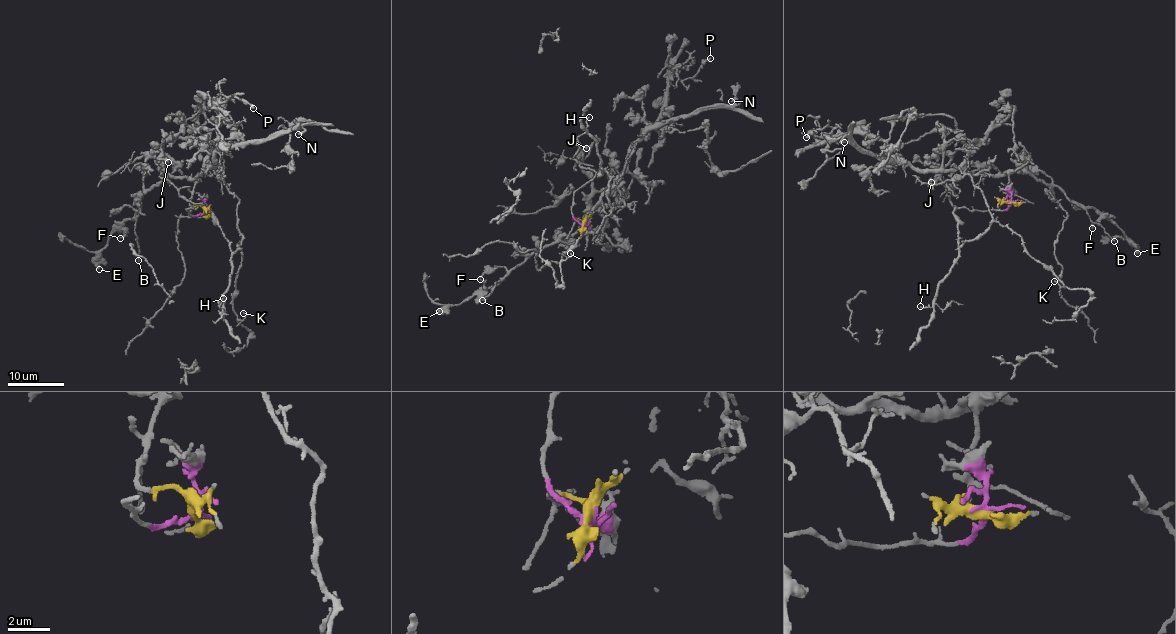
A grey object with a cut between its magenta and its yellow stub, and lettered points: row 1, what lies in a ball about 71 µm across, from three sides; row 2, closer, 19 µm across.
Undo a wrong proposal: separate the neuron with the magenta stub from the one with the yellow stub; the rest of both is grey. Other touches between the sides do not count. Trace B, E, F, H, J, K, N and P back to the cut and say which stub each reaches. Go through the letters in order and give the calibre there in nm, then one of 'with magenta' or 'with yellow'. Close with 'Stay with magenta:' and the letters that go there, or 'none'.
B: calibre 140 nm; with yellow
E: calibre 440 nm; with yellow
F: calibre 140 nm; with yellow
H: calibre 110 nm; with magenta
J: calibre 320 nm; with yellow
K: calibre 140 nm; with magenta
N: calibre 320 nm; with yellow
P: calibre 340 nm; with yellow
Stay with magenta: H, K

